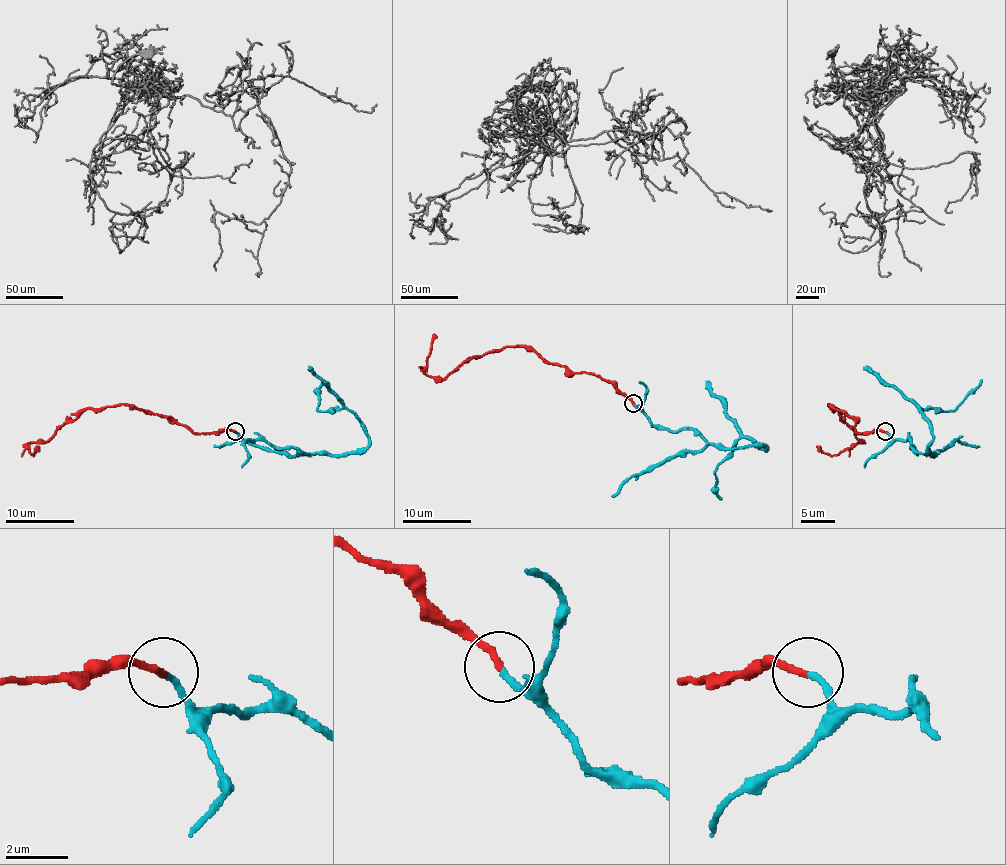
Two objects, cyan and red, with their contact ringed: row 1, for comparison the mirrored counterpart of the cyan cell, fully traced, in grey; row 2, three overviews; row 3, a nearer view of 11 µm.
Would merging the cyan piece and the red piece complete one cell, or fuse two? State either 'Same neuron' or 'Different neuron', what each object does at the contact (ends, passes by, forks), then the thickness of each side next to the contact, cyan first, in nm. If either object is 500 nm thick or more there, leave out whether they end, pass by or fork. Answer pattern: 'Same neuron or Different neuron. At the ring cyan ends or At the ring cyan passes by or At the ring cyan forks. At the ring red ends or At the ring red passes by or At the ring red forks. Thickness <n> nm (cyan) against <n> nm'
Same neuron. At the ring cyan ends. At the ring red ends. Thickness 190 nm (cyan) against 220 nm

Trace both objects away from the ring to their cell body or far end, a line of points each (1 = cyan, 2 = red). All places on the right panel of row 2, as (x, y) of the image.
1: (885, 431), (893, 440), (909, 440), (912, 448), (931, 455), (931, 424), (921, 407), (955, 409), (982, 380)
2: (885, 431), (856, 433), (854, 421), (829, 404), (861, 441), (836, 455), (824, 453), (817, 446)

